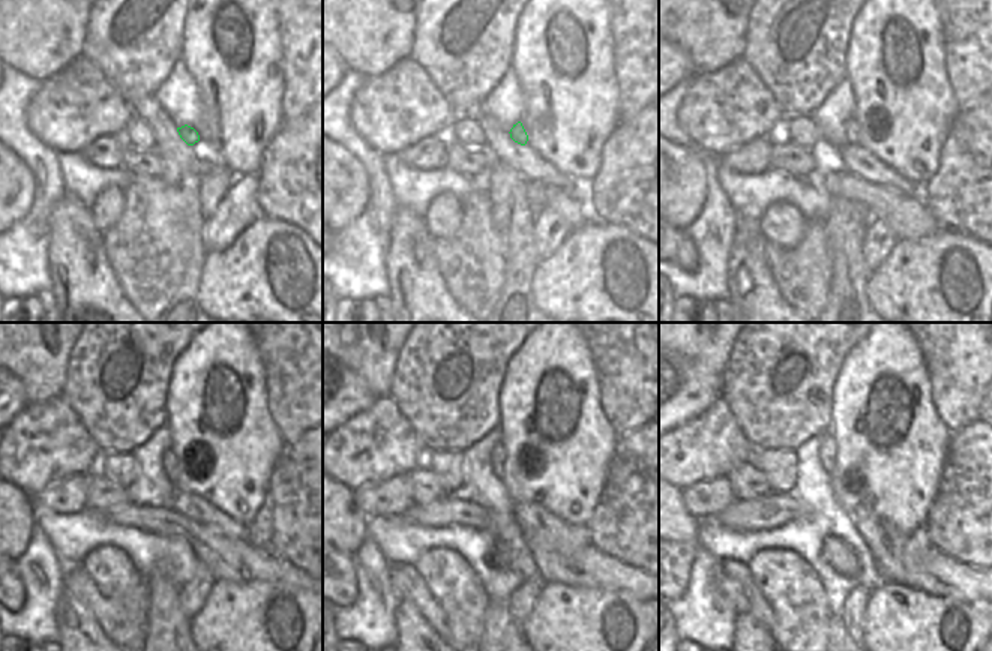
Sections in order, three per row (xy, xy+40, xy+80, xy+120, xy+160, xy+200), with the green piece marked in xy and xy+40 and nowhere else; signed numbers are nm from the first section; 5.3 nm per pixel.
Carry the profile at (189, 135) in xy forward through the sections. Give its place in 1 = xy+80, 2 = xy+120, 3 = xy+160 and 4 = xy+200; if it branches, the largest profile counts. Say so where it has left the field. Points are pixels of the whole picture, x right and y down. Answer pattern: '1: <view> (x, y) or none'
1: xy+80 (851, 129)
2: xy+120 (168, 459)
3: xy+160 (497, 458)
4: xy+200 (827, 450)

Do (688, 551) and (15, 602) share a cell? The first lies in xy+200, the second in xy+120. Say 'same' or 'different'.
same

